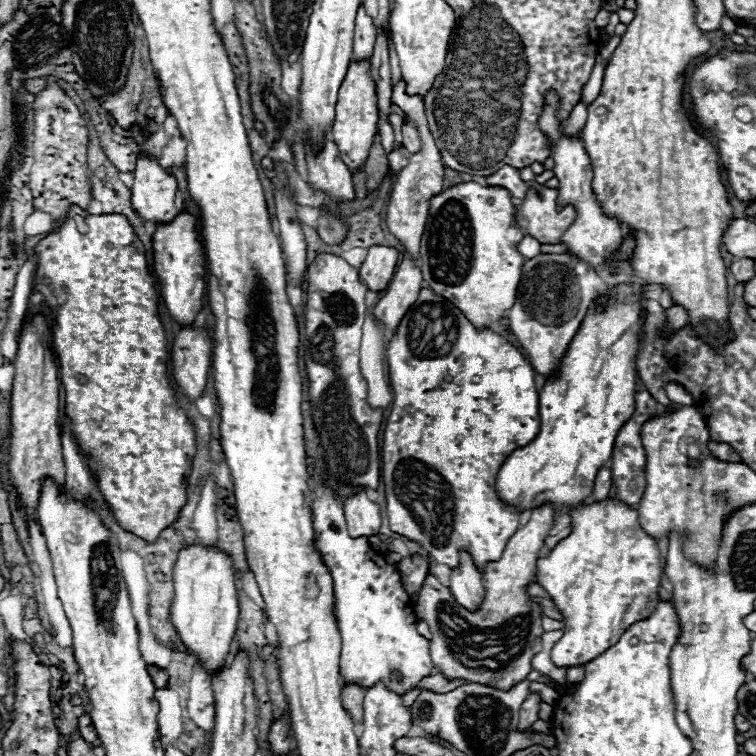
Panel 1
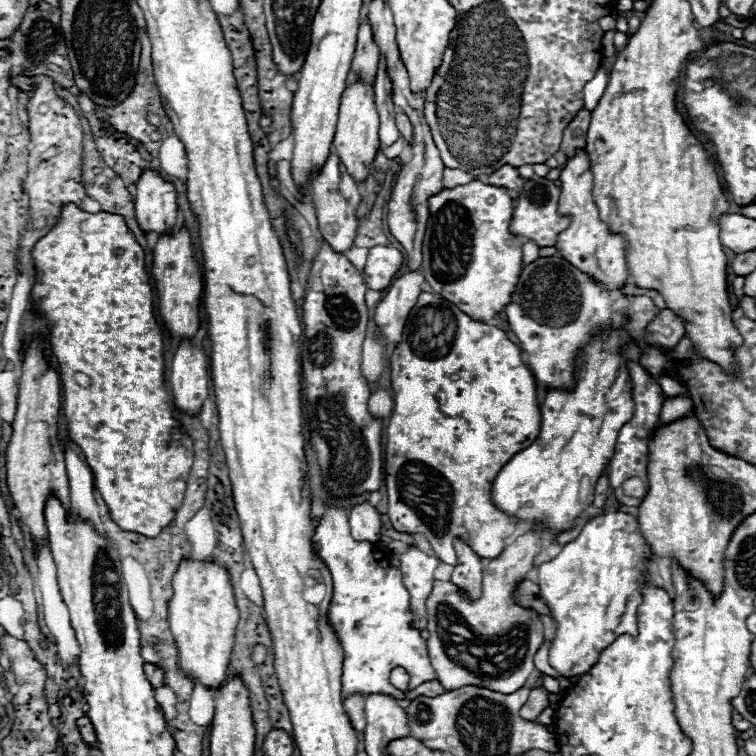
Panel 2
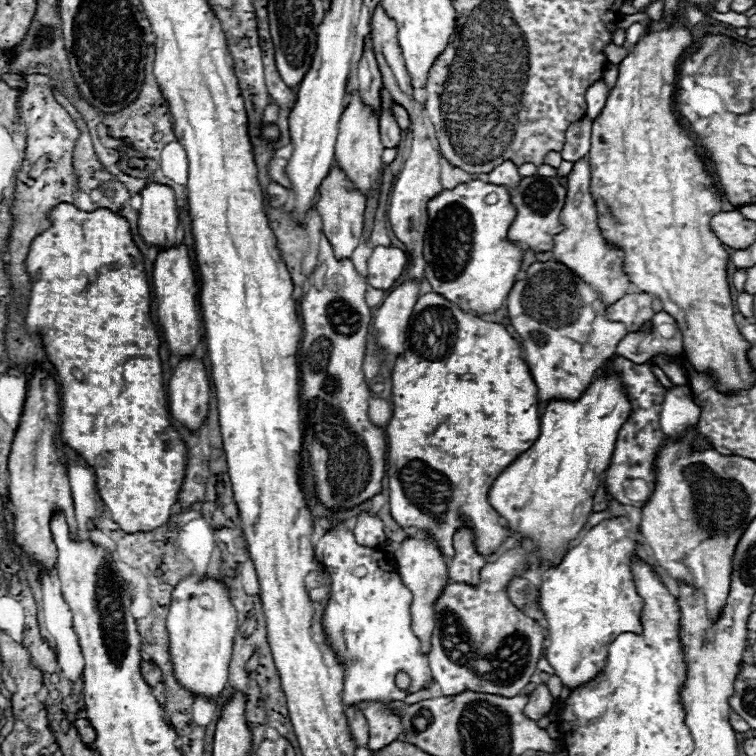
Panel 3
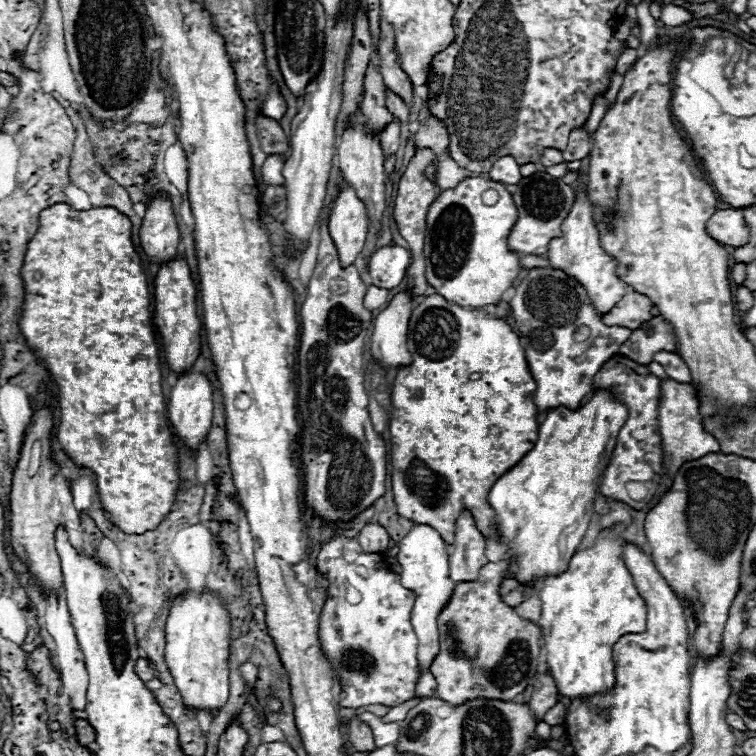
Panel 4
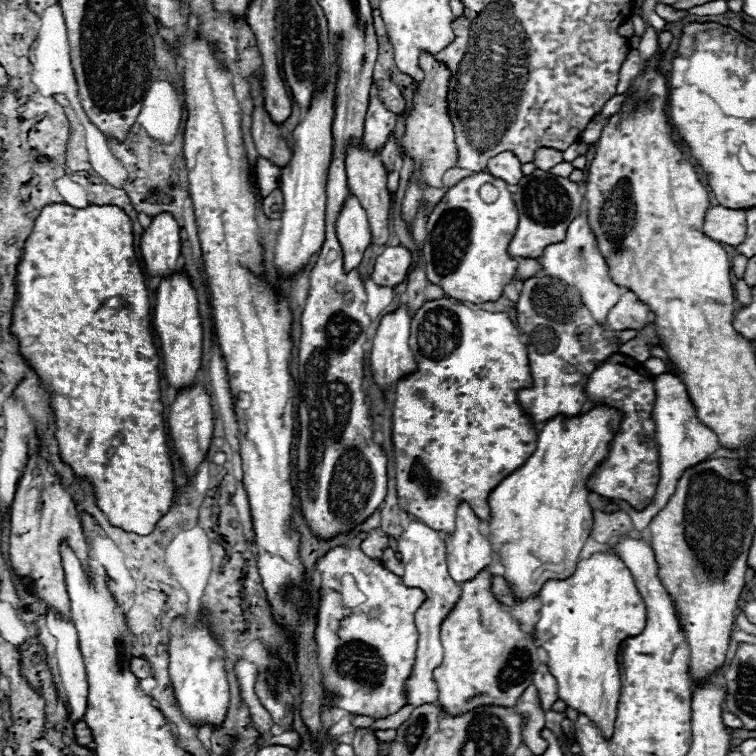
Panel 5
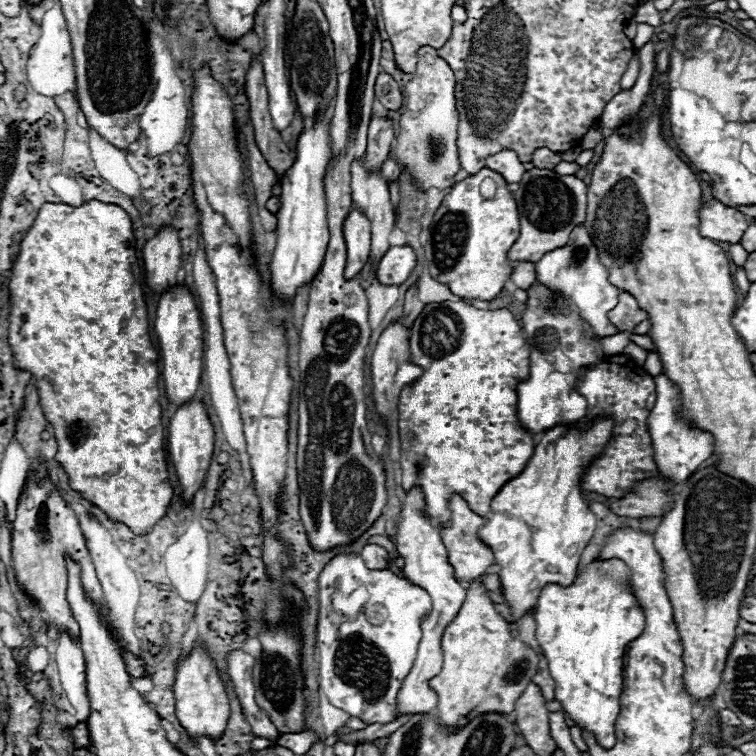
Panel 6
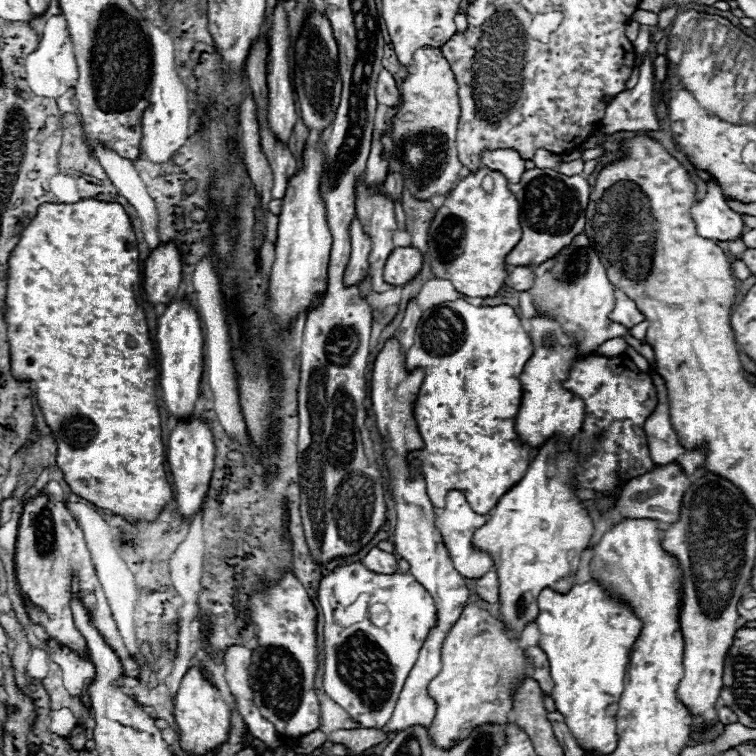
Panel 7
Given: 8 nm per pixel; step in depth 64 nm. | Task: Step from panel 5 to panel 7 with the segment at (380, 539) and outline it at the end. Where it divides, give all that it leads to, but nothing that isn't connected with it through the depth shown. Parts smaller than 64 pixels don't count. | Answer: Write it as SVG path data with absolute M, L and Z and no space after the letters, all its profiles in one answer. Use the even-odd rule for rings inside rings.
M372 548L366 556L364 556L364 566L372 572L378 574L394 574L398 570L398 560L394 558L394 554L388 554L380 548Z

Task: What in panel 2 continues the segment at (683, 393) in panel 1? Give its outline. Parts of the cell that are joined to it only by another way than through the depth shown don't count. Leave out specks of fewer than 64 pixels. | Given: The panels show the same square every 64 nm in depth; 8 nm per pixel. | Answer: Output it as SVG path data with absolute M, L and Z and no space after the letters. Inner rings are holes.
M658 376L658 382L660 382L660 386L662 386L662 390L664 390L666 396L678 396L678 394L684 392L684 386L678 384L676 380L668 378L668 376Z

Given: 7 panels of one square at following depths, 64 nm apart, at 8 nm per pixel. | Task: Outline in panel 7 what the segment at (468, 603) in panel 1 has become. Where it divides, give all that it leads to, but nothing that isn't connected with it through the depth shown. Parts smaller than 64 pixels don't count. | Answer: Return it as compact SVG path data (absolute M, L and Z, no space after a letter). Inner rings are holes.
M458 490L448 492L444 508L436 510L436 526L438 526L438 530L440 530L442 538L444 538L444 546L446 546L448 554L450 554L452 566L454 566L464 578L480 578L484 572L492 570L492 558L490 558L490 554L486 554L486 552L480 554L480 552L474 550L472 544L470 544L470 542L472 542L472 534L476 532L476 528L484 526L486 520L488 520L486 516L480 516L480 514L476 514L476 512L470 508L466 496L464 496L462 492L458 492Z

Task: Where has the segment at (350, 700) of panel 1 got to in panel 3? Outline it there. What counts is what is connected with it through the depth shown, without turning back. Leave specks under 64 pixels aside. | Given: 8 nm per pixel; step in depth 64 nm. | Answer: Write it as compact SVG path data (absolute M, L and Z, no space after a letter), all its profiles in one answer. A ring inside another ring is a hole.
M350 706L346 710L346 718L348 718L348 726L350 726L350 732L352 732L356 746L358 748L368 746L370 734L368 734L368 724L366 724L366 718L362 716L362 710L358 706Z

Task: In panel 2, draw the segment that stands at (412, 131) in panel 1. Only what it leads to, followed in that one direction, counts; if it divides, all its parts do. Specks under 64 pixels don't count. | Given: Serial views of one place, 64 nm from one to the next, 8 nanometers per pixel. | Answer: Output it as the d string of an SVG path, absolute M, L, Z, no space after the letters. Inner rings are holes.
M400 110L398 114L396 114L396 126L398 126L398 130L400 130L400 134L404 136L404 140L410 144L412 142L412 124L410 124L410 120L408 120L408 116Z

